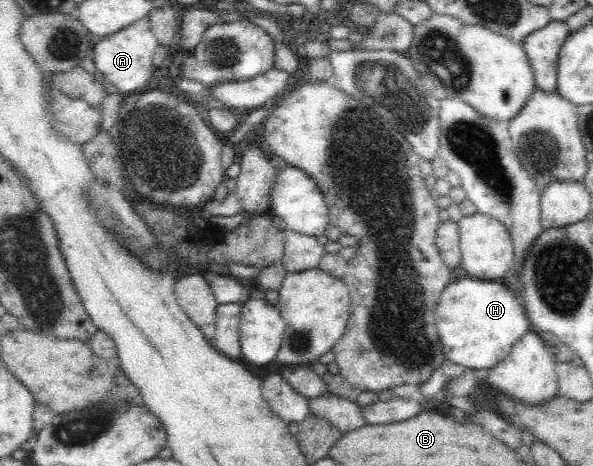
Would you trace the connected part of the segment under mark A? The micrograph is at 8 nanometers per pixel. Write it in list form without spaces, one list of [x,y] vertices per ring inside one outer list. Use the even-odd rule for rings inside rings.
[[[143,17],[119,32],[102,37],[95,44],[91,58],[97,68],[97,75],[105,84],[117,88],[122,94],[143,91],[156,73],[151,62],[157,45],[158,40],[151,30],[149,19]]]

